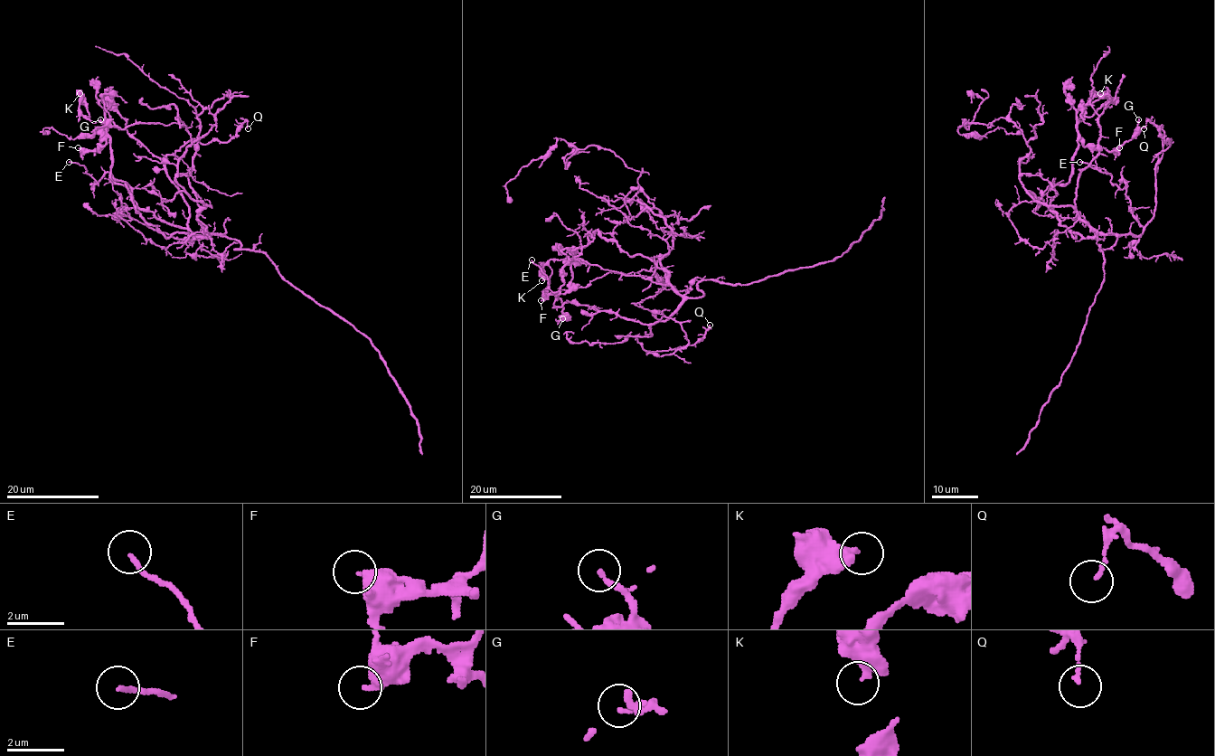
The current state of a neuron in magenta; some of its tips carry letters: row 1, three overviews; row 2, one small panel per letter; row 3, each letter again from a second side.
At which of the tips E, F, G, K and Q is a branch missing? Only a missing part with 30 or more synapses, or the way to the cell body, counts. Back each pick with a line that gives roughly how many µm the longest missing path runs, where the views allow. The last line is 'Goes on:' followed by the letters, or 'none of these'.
Goes on: none of these

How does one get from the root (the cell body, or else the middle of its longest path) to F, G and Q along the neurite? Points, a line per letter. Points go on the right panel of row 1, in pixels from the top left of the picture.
F: (1086, 222), (1093, 237), (1059, 222), (1054, 185), (1069, 180), (1079, 137), (1119, 147)
G: (1086, 222), (1093, 237), (1059, 222), (1054, 185), (1069, 180), (1079, 137), (1113, 151), (1138, 119)
Q: (1086, 222), (1102, 233), (1139, 235), (1154, 214), (1155, 155), (1172, 139), (1164, 142), (1148, 121), (1144, 128)

